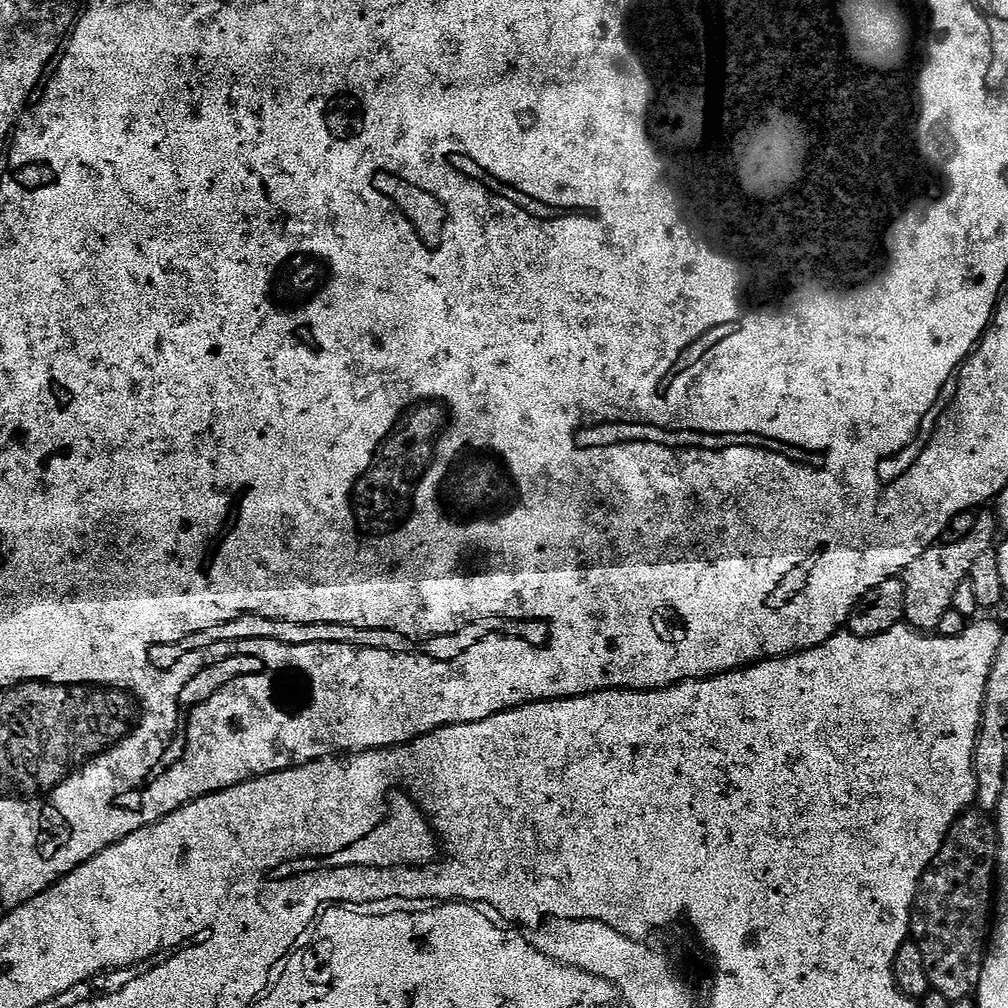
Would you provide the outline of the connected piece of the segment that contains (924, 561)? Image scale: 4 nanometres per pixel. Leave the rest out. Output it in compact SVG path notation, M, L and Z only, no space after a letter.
M991 511L983 512L979 513L980 517L975 517L967 532L957 536L956 539L949 539L947 542L940 542L927 548L921 556L914 558L914 562L910 562L910 566L902 573L904 620L917 632L932 634L937 631L942 616L952 610L955 591L958 590L960 583L967 580L968 572L974 566L978 554L993 551L998 521Z

